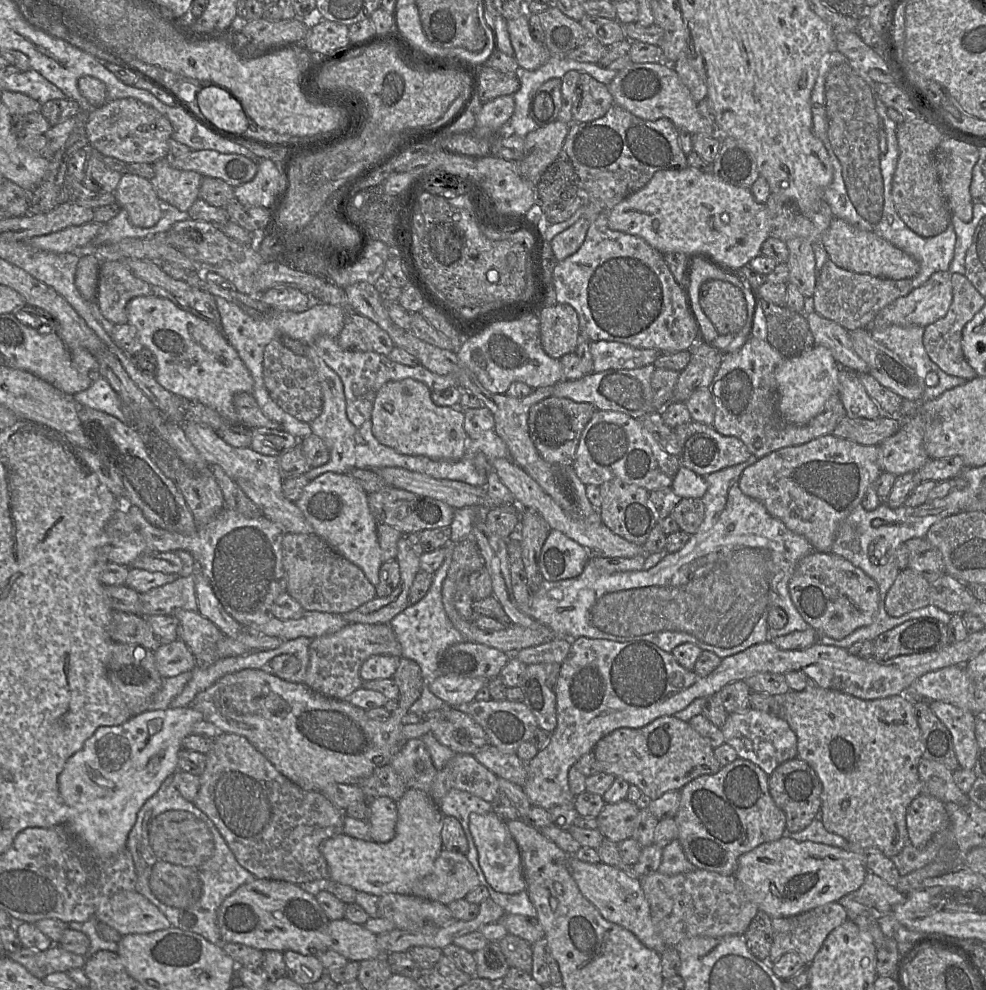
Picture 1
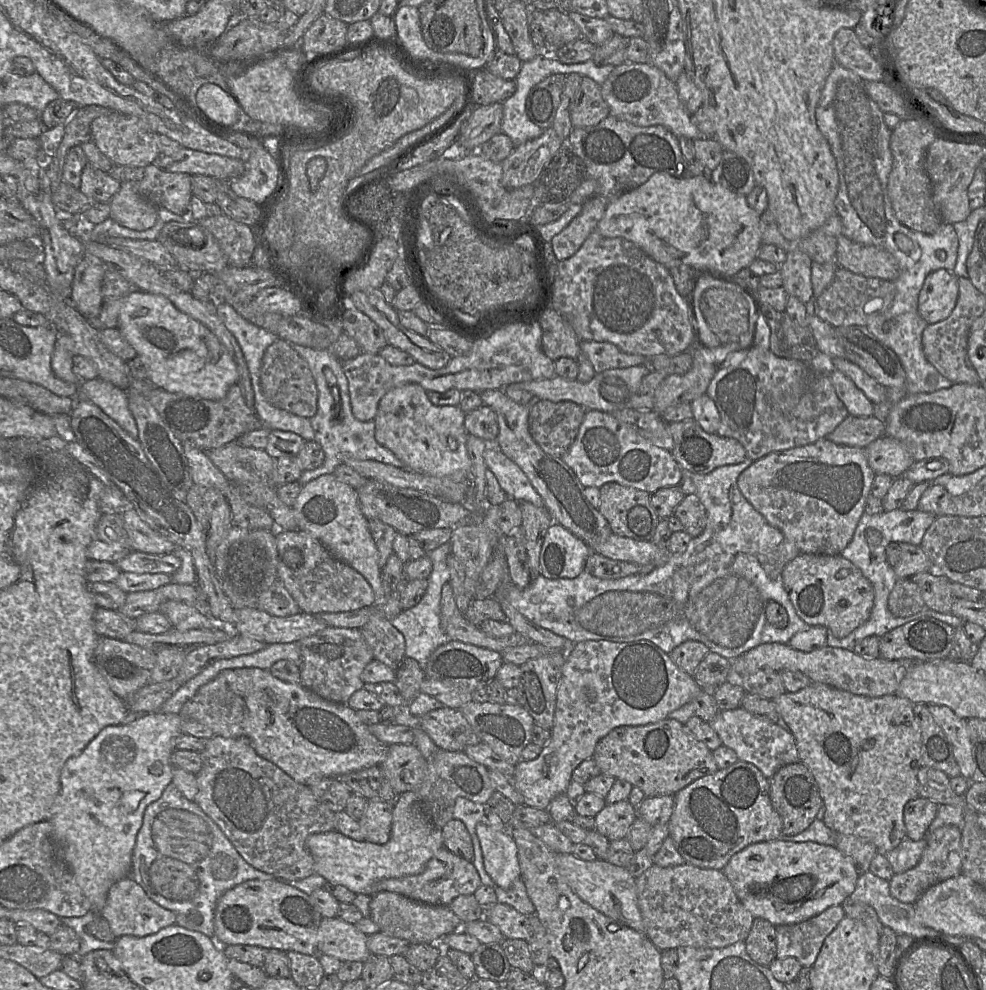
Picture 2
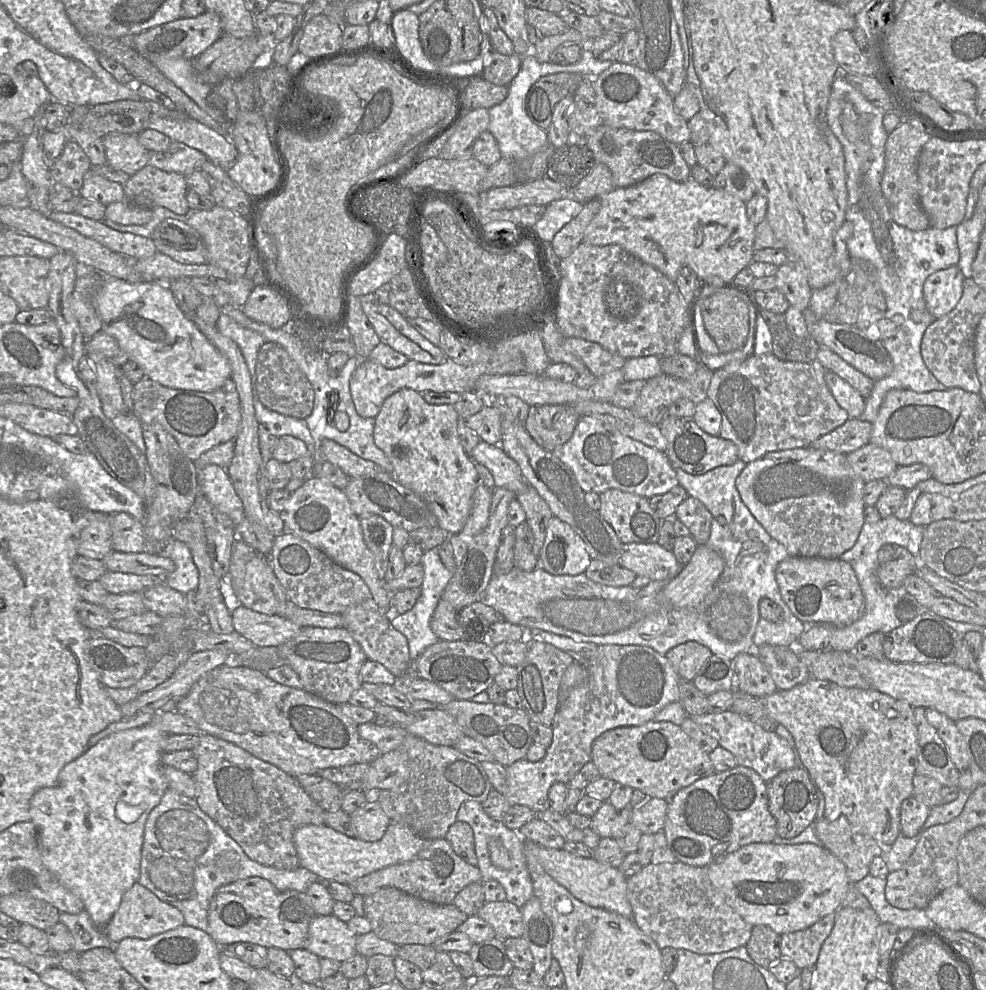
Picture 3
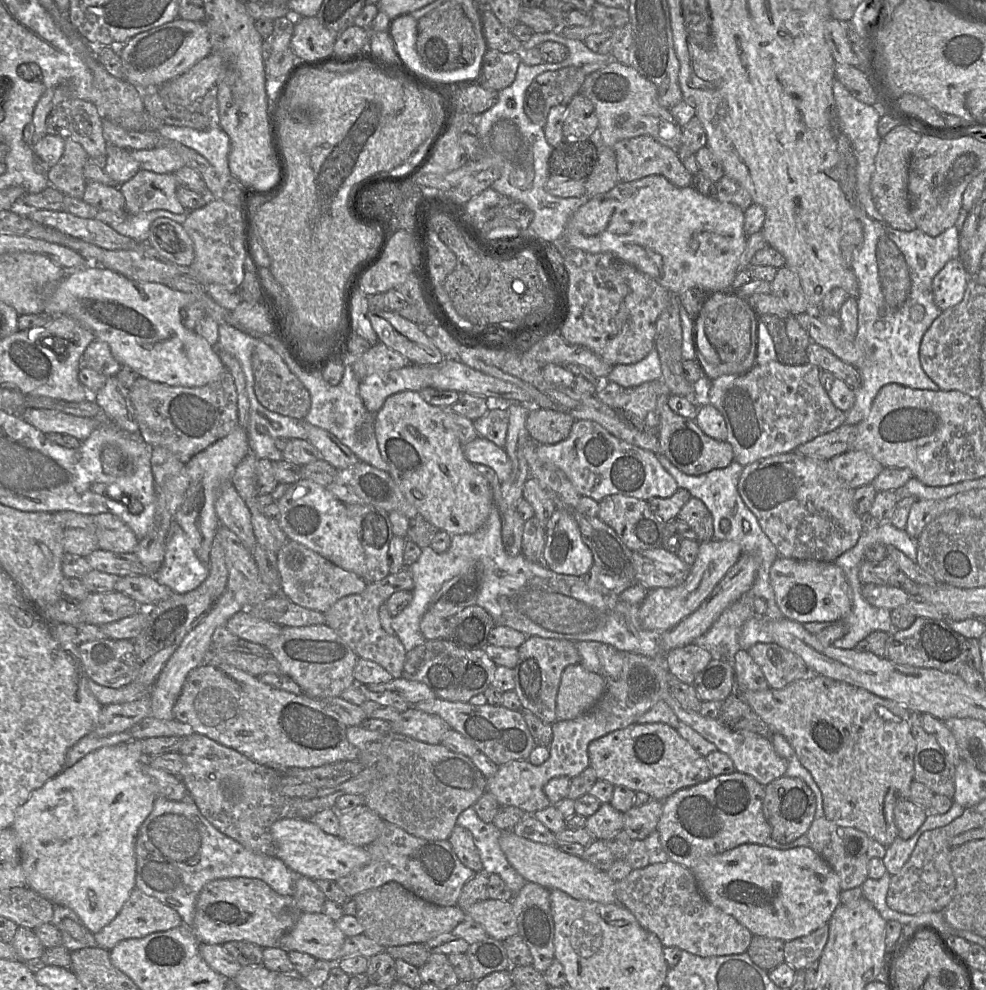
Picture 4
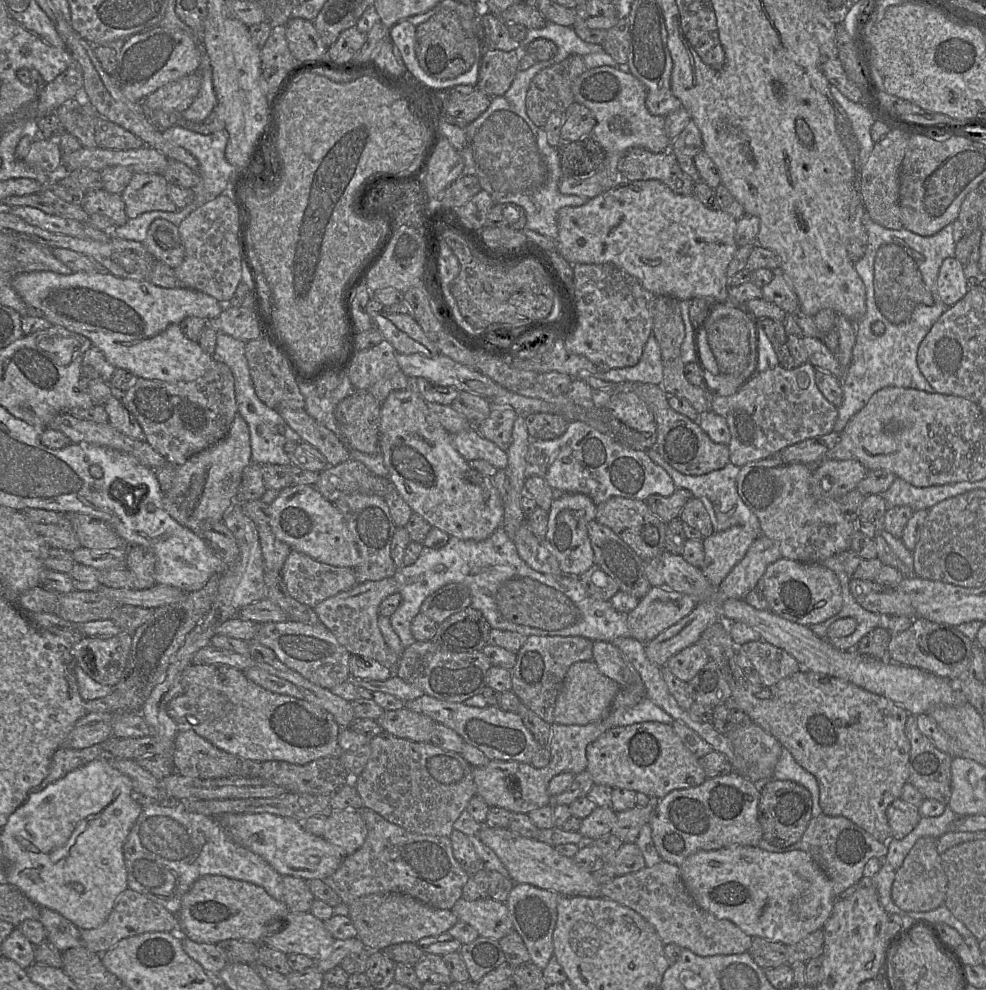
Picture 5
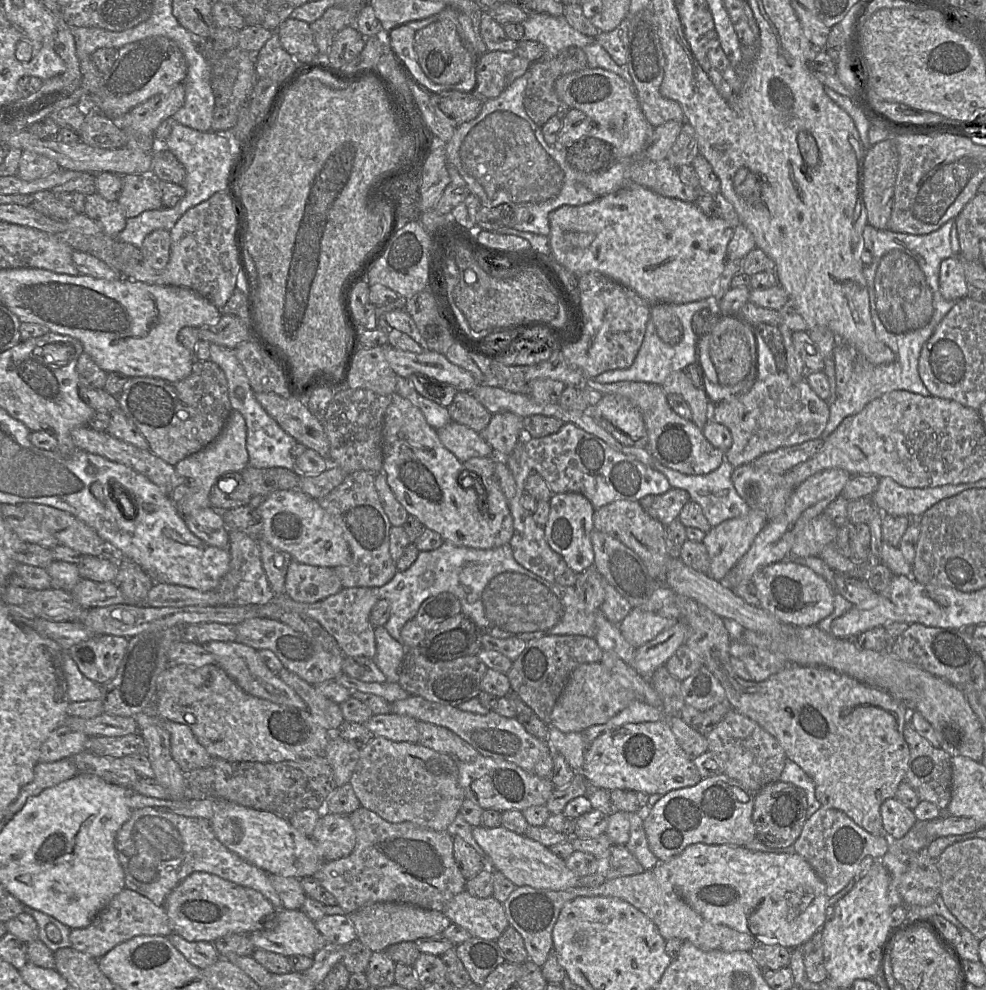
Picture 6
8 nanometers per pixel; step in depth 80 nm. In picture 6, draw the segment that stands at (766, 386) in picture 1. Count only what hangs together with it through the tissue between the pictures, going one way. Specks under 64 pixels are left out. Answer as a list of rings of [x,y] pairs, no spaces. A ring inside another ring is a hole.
[[[785,371],[757,380],[745,395],[711,407],[711,419],[729,429],[733,443],[725,459],[734,467],[752,463],[779,448],[791,447],[821,437],[830,416],[830,404],[821,399],[803,378],[793,382]]]

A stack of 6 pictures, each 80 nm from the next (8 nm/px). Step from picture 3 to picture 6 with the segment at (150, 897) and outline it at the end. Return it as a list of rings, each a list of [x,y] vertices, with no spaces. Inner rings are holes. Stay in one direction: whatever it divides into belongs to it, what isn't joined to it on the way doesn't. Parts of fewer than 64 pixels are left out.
[[[124,888],[108,905],[102,909],[89,926],[72,929],[69,940],[70,947],[95,959],[100,959],[118,944],[137,936],[170,936],[173,933],[168,915],[162,906]]]

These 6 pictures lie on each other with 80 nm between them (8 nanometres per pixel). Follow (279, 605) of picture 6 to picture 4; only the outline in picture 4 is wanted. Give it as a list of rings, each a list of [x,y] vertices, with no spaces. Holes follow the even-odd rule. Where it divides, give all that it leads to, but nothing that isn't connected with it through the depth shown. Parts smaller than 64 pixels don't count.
[[[405,566],[395,574],[389,574],[376,583],[368,583],[366,589],[359,594],[351,594],[340,598],[324,612],[325,624],[351,648],[358,658],[367,659],[381,665],[393,678],[402,677],[406,653],[400,639],[388,634],[381,626],[379,619],[380,606],[395,592],[412,591],[414,580]]]

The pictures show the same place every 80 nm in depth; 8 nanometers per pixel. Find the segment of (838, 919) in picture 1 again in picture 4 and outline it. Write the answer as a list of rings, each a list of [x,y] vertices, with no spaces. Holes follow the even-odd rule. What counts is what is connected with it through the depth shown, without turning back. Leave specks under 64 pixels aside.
[[[828,923],[806,936],[787,941],[784,944],[784,962],[795,971],[804,970],[817,962],[828,940]]]

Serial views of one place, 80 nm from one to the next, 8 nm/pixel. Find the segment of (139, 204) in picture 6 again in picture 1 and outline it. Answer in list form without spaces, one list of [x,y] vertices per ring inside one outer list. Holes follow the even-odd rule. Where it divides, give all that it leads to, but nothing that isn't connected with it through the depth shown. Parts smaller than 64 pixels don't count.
[[[170,156],[158,159],[152,165],[154,176],[150,182],[159,200],[188,212],[199,198],[203,176],[195,171],[173,168]]]

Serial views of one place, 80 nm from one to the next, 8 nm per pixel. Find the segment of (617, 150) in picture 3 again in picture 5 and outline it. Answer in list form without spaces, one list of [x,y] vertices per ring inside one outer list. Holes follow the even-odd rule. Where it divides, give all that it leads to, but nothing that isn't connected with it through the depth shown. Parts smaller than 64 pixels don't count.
[[[631,148],[619,161],[618,170],[621,172],[622,177],[629,181],[656,179],[667,185],[677,194],[693,194],[695,183],[690,176],[681,169],[677,157],[671,151],[653,153],[644,148]]]

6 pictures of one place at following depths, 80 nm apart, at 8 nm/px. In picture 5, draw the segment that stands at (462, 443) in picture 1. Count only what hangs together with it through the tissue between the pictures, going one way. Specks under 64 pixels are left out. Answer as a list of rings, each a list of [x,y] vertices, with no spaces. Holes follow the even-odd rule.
[[[392,391],[381,403],[379,443],[395,489],[432,527],[450,537],[481,541],[502,525],[504,507],[492,477],[470,467],[417,391]]]

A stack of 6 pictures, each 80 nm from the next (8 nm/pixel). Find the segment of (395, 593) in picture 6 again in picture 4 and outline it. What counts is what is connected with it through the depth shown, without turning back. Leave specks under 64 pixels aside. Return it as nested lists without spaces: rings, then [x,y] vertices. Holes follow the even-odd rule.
[[[493,505],[491,512],[487,521],[484,525],[474,533],[470,534],[457,534],[452,535],[452,541],[449,549],[444,553],[436,553],[431,547],[425,547],[422,549],[422,553],[419,559],[413,563],[412,565],[408,566],[408,570],[412,575],[414,580],[414,588],[412,590],[413,598],[410,604],[402,610],[399,614],[392,617],[391,625],[395,632],[395,635],[400,639],[401,643],[403,644],[405,650],[408,652],[415,647],[424,644],[426,639],[424,638],[423,634],[420,630],[420,621],[424,614],[428,611],[430,602],[434,595],[441,589],[442,585],[452,579],[455,576],[465,573],[469,569],[475,569],[480,572],[481,576],[481,589],[477,599],[477,605],[484,608],[493,618],[495,626],[507,626],[513,628],[517,631],[524,633],[526,636],[539,636],[542,638],[552,638],[552,639],[564,639],[570,641],[598,641],[608,645],[612,645],[621,653],[637,653],[642,654],[651,658],[659,658],[664,655],[660,655],[660,638],[664,632],[657,632],[657,631],[649,631],[642,628],[640,619],[639,619],[639,607],[640,605],[632,605],[622,601],[619,596],[607,596],[602,595],[588,587],[585,580],[581,576],[574,576],[574,575],[566,575],[566,574],[558,574],[554,571],[551,571],[541,562],[532,562],[526,559],[522,554],[518,555],[510,555],[506,552],[503,542],[502,542],[502,518],[501,513],[497,506]]]

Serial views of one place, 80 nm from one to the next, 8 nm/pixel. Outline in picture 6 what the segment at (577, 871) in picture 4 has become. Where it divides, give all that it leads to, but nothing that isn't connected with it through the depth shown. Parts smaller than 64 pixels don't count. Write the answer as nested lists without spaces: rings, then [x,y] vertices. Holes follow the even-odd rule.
[[[475,826],[472,835],[483,849],[493,871],[501,872],[516,887],[530,886],[536,889],[566,890],[578,886],[579,878],[567,868],[565,860],[559,858],[551,850],[539,843],[506,829],[503,826],[488,828]]]

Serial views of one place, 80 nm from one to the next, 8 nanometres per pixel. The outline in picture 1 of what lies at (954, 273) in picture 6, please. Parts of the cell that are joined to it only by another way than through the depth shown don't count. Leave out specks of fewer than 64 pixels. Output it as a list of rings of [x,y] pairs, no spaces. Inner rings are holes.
[[[948,271],[933,273],[921,287],[913,289],[908,295],[899,297],[883,308],[866,329],[870,332],[872,328],[882,328],[890,325],[926,327],[943,318],[947,314],[953,298],[950,275]]]

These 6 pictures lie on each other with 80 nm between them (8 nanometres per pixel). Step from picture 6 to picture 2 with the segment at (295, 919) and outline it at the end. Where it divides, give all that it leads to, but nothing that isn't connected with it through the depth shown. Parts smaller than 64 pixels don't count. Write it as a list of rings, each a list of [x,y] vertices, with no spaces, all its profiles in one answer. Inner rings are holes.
[[[338,916],[323,918],[319,926],[319,954],[333,956],[341,962],[364,962],[370,956],[367,935],[354,924],[346,922]]]

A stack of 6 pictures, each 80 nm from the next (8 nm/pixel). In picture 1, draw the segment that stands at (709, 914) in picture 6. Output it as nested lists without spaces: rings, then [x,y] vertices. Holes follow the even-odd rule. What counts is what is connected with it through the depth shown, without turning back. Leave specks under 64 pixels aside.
[[[784,836],[777,841],[763,843],[738,858],[734,876],[746,897],[760,911],[771,918],[797,915],[830,902],[837,902],[843,896],[859,889],[867,875],[865,858],[847,849],[811,841],[796,841]]]

